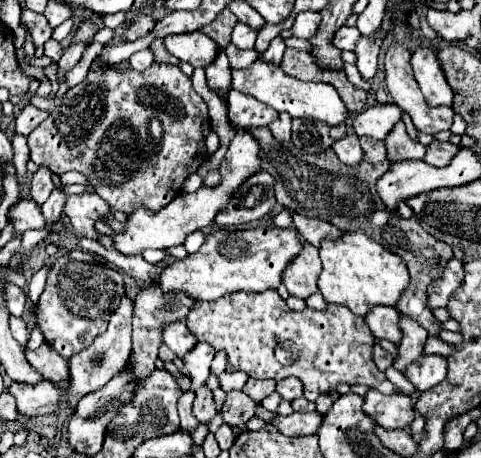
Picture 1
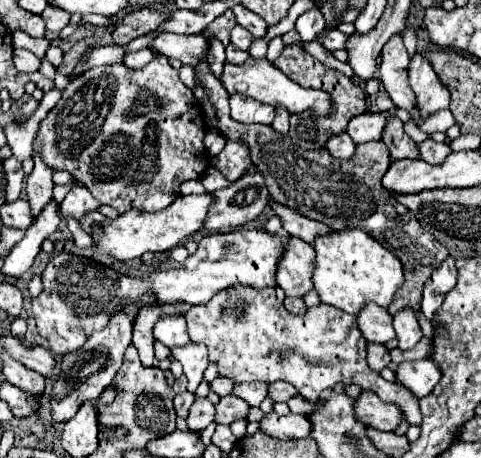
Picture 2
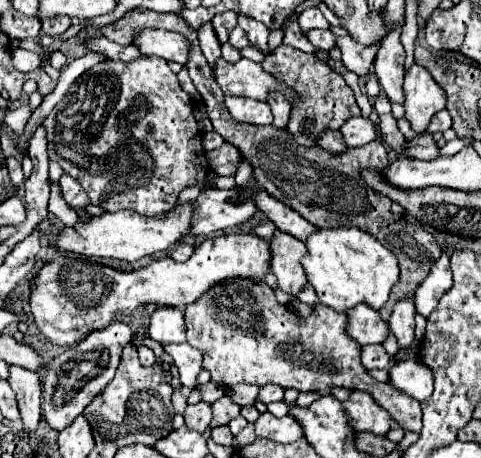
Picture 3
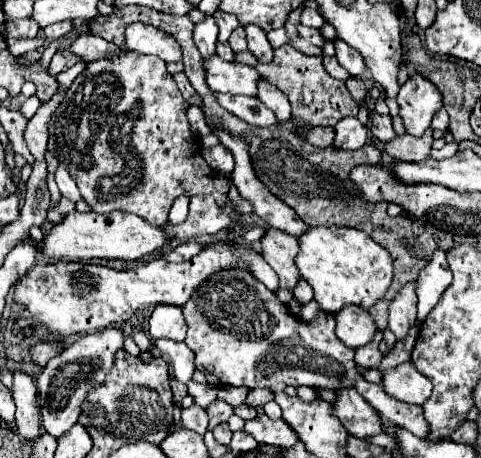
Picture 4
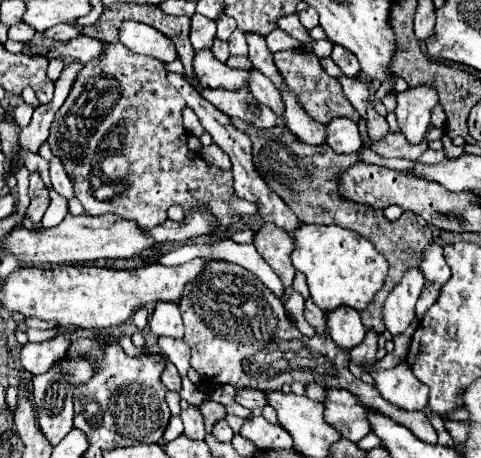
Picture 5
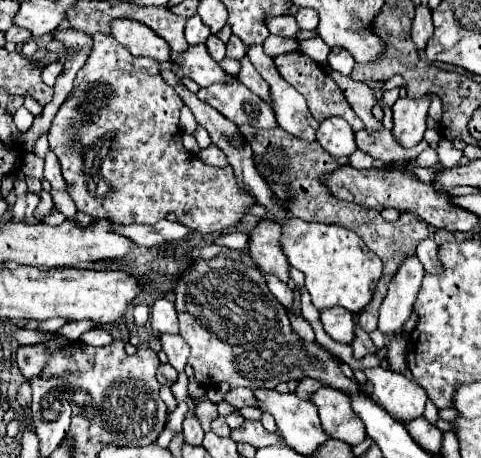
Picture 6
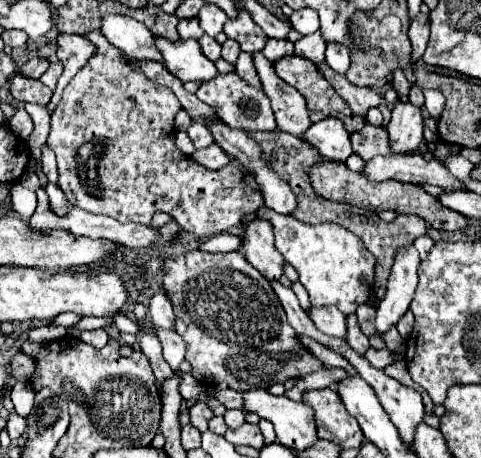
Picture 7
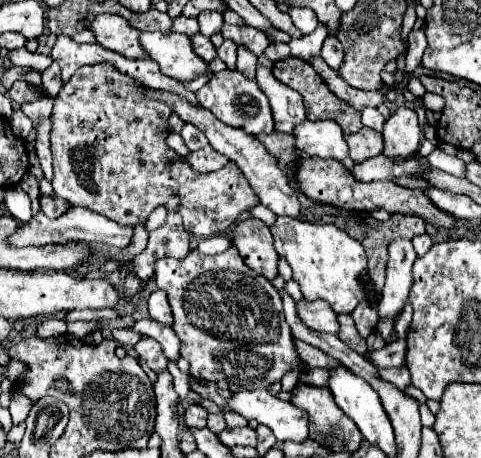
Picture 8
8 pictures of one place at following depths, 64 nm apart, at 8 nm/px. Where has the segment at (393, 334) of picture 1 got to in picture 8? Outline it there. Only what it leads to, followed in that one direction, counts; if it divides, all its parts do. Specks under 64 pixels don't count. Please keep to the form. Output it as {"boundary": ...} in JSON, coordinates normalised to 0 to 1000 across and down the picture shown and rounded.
{"boundary":[[[620,655],[615,681],[620,681],[624,703],[640,712],[644,721],[699,729],[699,681],[690,681],[690,672],[674,664],[674,655],[653,655],[653,659]]]}

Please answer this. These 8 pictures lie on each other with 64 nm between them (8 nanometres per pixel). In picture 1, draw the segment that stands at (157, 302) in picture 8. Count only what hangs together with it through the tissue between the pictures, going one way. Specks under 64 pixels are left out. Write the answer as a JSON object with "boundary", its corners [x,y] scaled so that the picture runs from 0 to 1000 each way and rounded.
{"boundary":[[[362,703],[362,707],[341,712],[337,742],[366,777],[383,777],[383,769],[391,769],[391,760],[399,760],[399,751],[407,751],[407,738],[391,725],[383,703]]]}

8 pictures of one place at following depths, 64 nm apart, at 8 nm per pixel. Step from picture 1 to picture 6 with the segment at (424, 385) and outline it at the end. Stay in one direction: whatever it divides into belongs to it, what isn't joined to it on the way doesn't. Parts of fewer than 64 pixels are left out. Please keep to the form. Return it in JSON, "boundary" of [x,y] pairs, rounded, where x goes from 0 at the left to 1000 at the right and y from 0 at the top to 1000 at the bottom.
{"boundary":[[[757,803],[757,817],[778,852],[773,860],[782,878],[823,921],[852,921],[877,908],[886,856],[861,830],[798,803]]]}

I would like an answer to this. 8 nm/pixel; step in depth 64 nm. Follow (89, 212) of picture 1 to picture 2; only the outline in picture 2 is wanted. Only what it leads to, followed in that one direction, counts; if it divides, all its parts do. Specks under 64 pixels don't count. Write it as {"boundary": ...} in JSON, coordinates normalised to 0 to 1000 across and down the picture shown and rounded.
{"boundary":[[[150,402],[146,419],[137,424],[133,441],[129,441],[129,467],[137,472],[154,472],[158,480],[166,480],[179,463],[191,463],[208,450],[208,441],[200,441],[200,432],[191,432],[191,424],[162,402]]]}

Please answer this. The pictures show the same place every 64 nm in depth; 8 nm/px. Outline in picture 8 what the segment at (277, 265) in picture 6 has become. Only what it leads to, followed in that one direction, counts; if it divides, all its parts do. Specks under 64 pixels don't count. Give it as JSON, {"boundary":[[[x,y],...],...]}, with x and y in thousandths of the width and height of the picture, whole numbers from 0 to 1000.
{"boundary":[[[499,480],[482,498],[482,537],[495,541],[507,576],[528,594],[545,598],[557,611],[578,603],[578,555],[565,533],[565,511],[557,493],[541,489],[541,480]]]}

